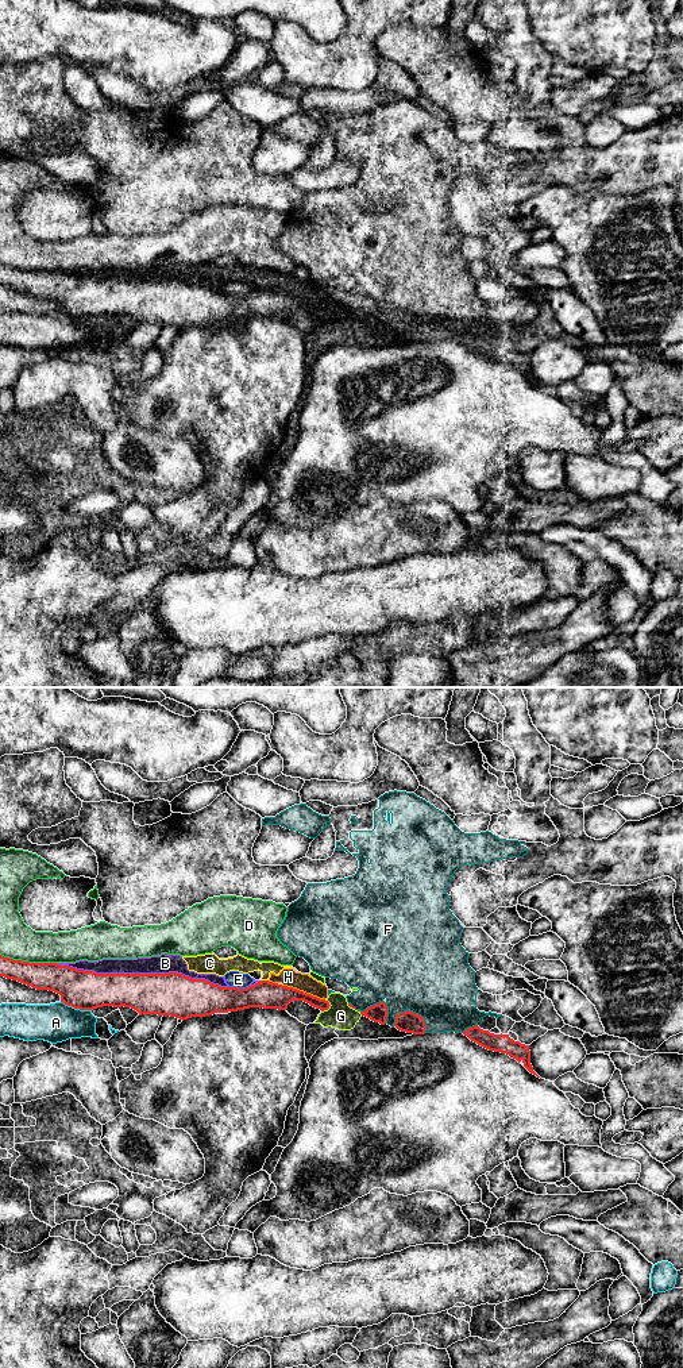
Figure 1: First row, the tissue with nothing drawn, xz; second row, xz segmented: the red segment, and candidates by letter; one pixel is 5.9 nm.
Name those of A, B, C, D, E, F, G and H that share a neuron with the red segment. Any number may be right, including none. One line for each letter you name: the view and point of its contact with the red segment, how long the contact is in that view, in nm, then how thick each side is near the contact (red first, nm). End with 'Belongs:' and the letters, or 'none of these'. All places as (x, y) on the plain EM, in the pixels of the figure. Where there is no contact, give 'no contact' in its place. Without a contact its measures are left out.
Belongs: none of these

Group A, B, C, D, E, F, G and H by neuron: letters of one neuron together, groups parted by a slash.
A / B C G H / D / E / F

